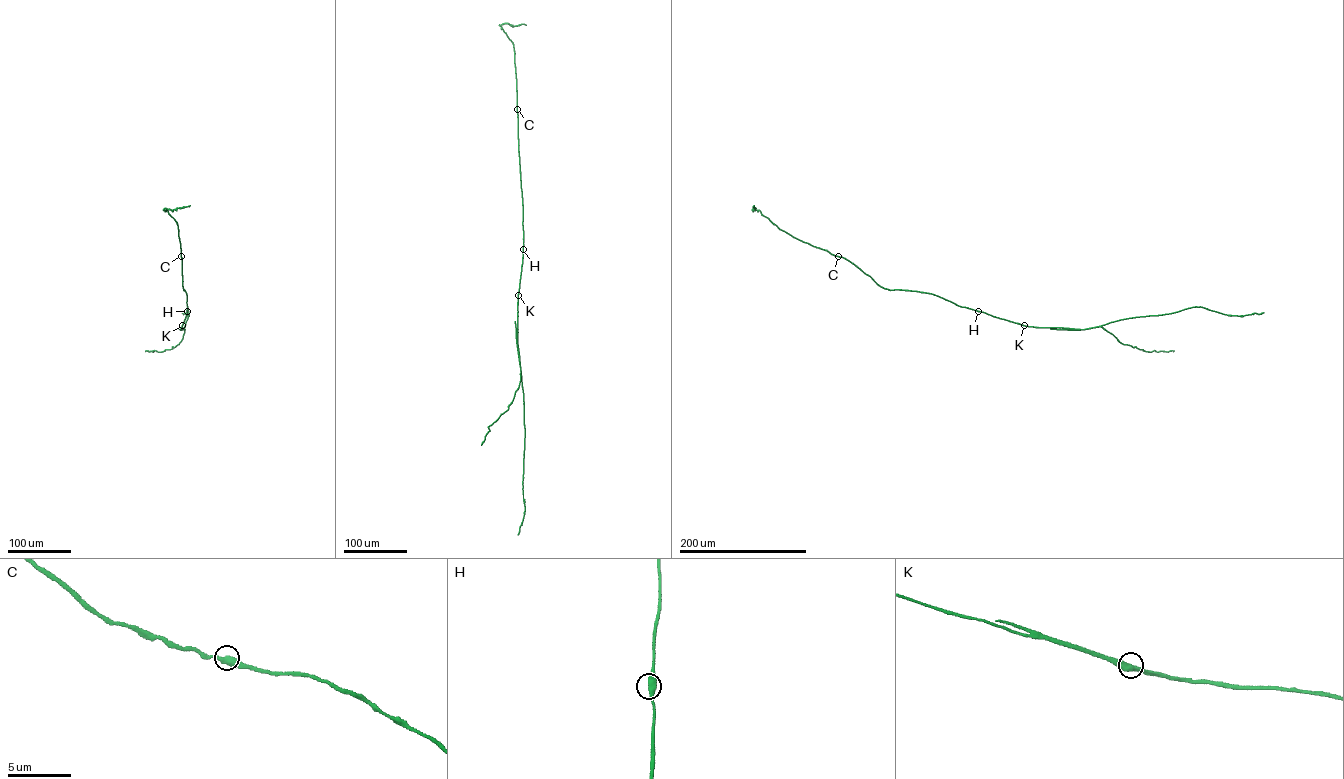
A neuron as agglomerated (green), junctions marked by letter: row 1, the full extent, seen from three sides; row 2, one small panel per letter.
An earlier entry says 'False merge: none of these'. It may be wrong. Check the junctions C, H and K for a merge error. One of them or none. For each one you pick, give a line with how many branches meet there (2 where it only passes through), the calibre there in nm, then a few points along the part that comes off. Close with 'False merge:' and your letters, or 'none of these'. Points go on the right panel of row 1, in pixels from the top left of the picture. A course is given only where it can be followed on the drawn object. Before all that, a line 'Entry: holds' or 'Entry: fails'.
Entry: fails
K: 2 branches meet; 420 nm thick; foreign part runs (1024, 325), (1081, 330), (1193, 307), (1233, 315), (1264, 312)
False merge: K

